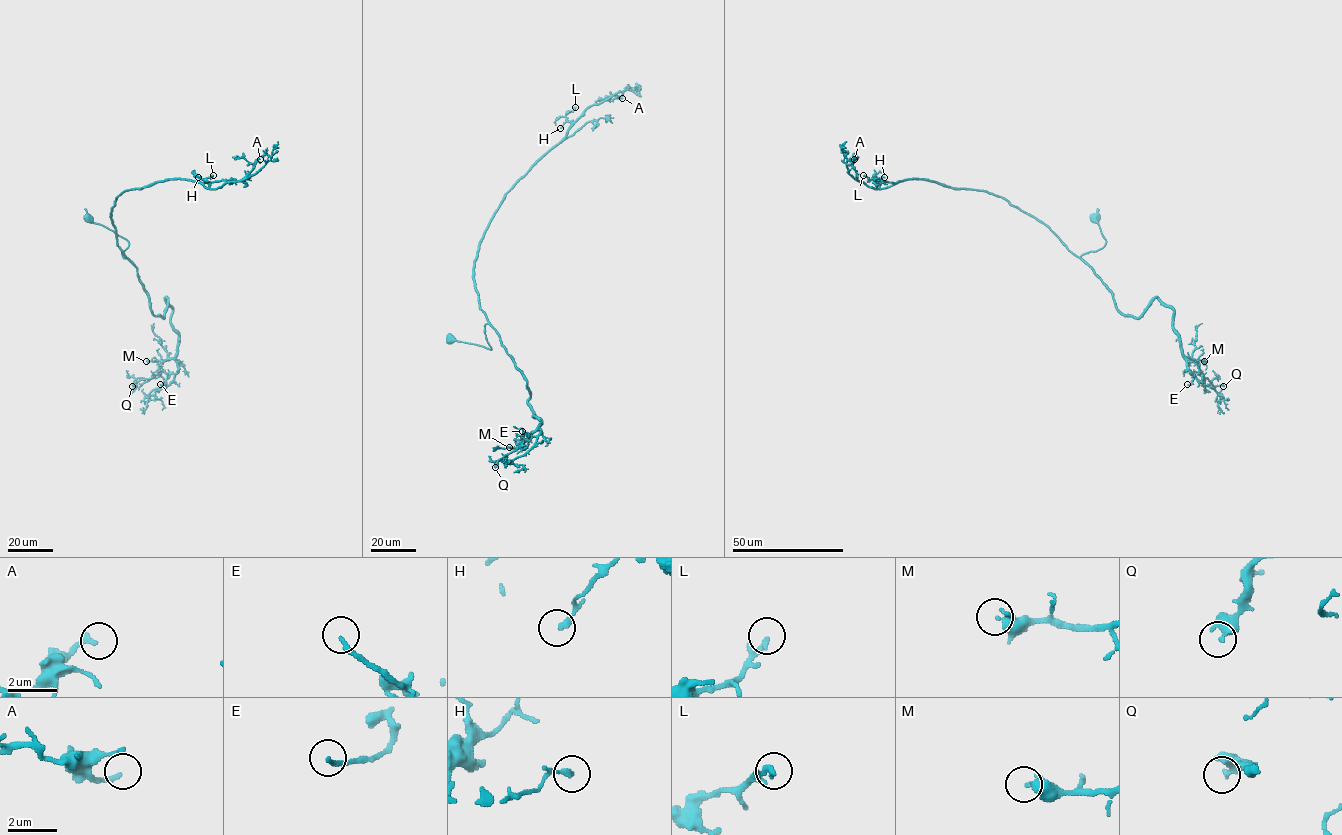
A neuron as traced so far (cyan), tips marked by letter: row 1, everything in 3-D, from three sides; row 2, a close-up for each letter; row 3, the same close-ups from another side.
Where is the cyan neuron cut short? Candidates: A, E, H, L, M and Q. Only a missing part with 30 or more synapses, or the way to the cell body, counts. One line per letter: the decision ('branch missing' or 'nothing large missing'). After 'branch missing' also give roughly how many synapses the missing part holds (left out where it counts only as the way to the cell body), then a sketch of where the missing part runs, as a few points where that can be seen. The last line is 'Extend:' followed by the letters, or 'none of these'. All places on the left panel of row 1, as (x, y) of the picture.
A: nothing large missing
E: nothing large missing
H: nothing large missing
L: branch missing | 35 syn
M: nothing large missing
Q: nothing large missing
Extend: L

